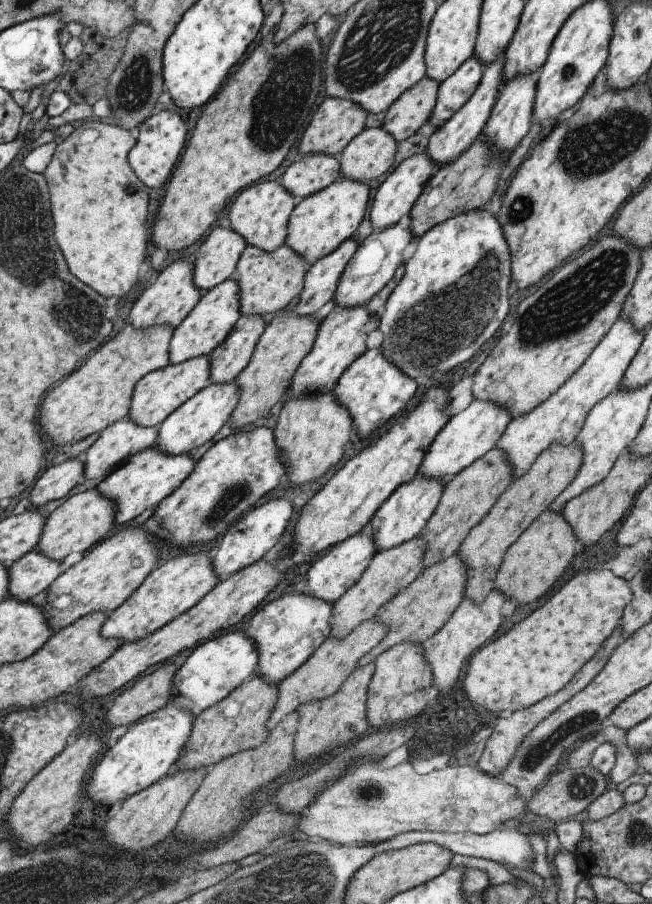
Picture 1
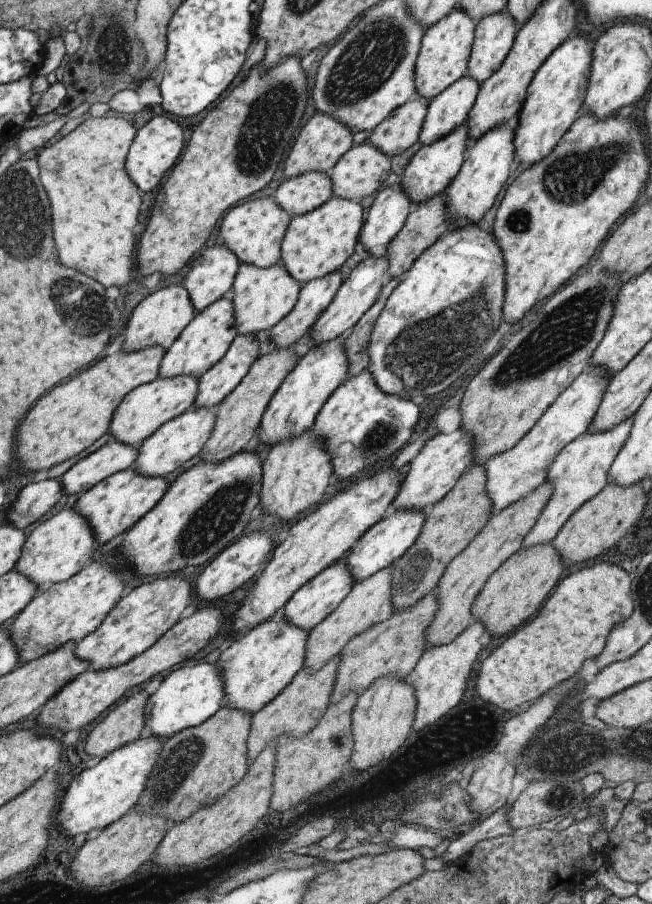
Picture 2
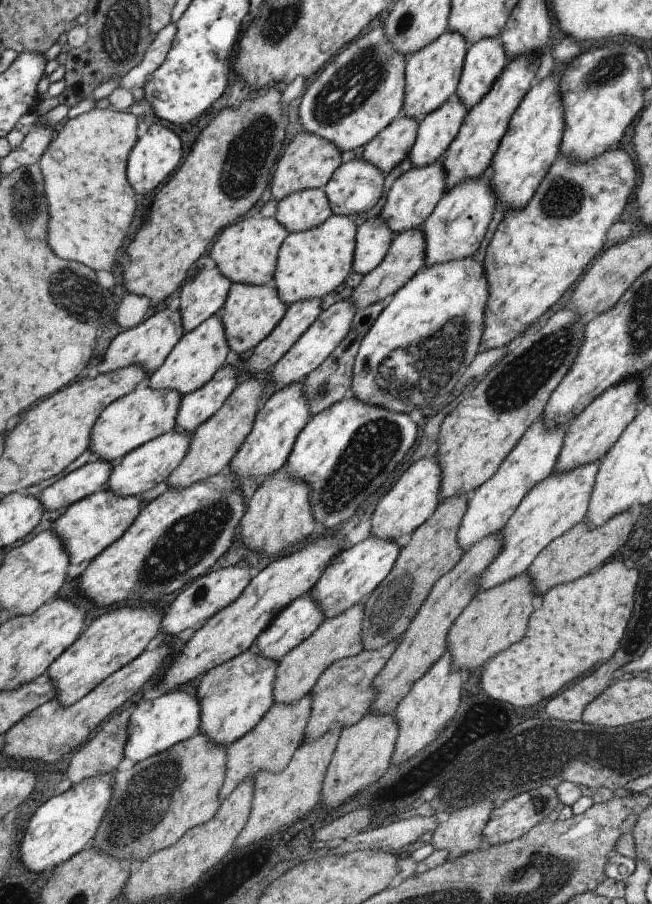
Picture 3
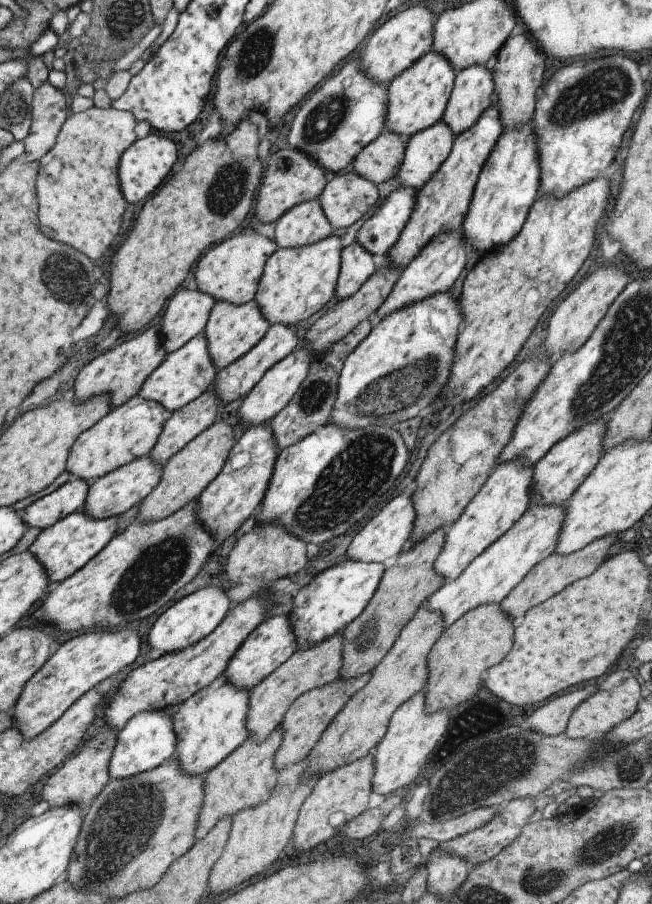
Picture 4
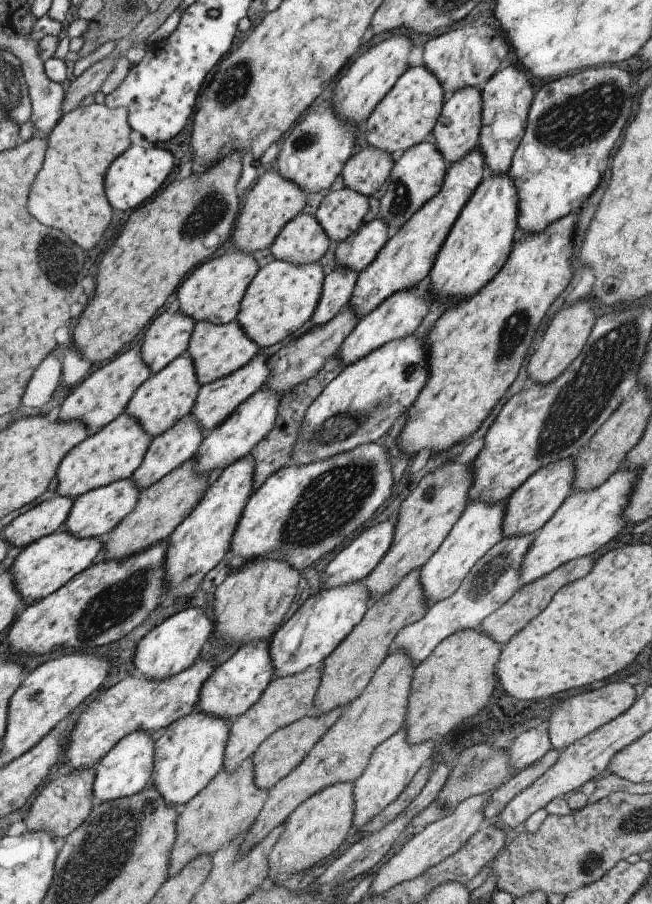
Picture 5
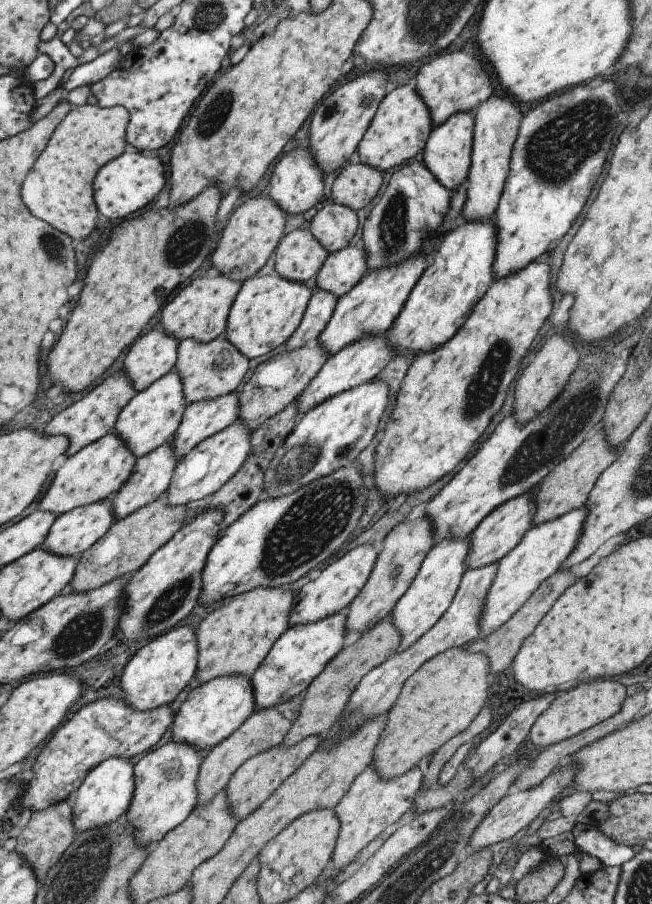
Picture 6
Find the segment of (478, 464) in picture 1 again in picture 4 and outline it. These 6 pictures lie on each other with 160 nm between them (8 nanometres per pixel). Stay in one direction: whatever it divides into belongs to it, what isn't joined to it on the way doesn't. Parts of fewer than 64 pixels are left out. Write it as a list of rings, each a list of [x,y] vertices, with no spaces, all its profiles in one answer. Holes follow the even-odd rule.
[[[443,528],[437,529],[415,546],[400,552],[387,564],[367,606],[341,630],[341,666],[337,678],[348,681],[371,672],[387,654],[400,630],[411,620],[416,610],[444,584],[443,578],[432,571],[432,562],[444,541],[444,532]]]

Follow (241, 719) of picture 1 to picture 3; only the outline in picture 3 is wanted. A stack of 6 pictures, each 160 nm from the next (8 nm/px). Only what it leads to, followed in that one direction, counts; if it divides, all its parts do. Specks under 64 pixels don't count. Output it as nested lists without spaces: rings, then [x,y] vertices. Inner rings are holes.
[[[197,732],[127,770],[115,770],[104,817],[84,848],[119,861],[130,861],[133,866],[150,854],[170,847],[187,830],[205,824],[221,804],[217,791],[224,779],[225,753],[226,747],[211,745]]]

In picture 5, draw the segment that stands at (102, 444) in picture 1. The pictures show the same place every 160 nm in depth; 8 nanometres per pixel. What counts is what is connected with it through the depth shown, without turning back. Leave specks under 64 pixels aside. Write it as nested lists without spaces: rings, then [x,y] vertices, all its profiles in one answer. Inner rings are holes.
[[[53,497],[13,518],[1,531],[9,548],[26,547],[62,528],[72,505],[67,497]]]

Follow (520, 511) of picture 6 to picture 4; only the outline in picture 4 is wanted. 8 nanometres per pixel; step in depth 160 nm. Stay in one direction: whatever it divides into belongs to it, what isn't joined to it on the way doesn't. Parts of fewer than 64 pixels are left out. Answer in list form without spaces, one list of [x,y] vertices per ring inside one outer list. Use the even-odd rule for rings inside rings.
[[[606,422],[587,423],[580,426],[578,431],[556,442],[535,465],[532,466],[532,477],[528,492],[531,507],[547,505],[563,505],[573,494],[573,491],[585,480],[589,471],[598,463],[601,450],[601,441],[606,429]]]

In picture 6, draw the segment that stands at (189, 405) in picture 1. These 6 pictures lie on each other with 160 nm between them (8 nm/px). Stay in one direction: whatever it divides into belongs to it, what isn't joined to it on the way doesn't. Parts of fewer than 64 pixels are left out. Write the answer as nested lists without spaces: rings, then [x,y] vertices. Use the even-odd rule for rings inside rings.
[[[113,495],[88,505],[72,508],[54,518],[46,537],[42,540],[41,548],[47,553],[58,557],[73,557],[80,559],[85,549],[88,549],[95,541],[98,541],[107,529],[115,522],[110,507]]]

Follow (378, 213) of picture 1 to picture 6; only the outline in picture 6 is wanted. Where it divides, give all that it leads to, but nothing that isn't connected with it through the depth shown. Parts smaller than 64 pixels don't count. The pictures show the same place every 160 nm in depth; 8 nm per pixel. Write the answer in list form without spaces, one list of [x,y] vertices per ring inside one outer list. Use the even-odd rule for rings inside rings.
[[[315,290],[306,304],[304,313],[293,334],[286,340],[285,350],[300,349],[309,341],[315,341],[325,328],[333,312],[336,298],[324,291]]]

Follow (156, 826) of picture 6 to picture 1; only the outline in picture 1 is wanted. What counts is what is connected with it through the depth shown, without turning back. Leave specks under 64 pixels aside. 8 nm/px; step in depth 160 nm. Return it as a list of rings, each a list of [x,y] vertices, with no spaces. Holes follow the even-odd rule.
[[[282,594],[277,599],[265,604],[257,610],[244,628],[243,634],[253,640],[257,650],[257,666],[255,675],[267,684],[275,686],[296,670],[311,654],[321,646],[321,642],[331,632],[331,602],[323,602],[309,594]]]

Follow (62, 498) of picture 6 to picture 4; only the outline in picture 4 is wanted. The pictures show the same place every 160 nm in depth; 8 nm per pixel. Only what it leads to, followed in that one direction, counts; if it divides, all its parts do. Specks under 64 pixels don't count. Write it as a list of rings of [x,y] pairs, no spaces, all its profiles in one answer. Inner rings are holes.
[[[133,395],[76,438],[69,449],[64,470],[90,484],[121,465],[148,455],[170,414],[155,401],[147,401],[139,395]]]

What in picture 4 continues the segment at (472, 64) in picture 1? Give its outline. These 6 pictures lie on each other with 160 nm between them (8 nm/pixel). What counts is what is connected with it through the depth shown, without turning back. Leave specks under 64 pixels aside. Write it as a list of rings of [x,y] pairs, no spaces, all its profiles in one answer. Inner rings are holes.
[[[439,120],[405,139],[403,158],[396,174],[400,186],[418,191],[443,164],[454,138]]]

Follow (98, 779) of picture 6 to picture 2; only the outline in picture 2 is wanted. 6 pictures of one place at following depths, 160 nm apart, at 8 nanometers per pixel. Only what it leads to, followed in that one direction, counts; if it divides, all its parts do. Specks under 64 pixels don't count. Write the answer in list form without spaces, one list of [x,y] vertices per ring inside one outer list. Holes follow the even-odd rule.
[[[195,659],[156,682],[144,704],[144,732],[158,739],[166,739],[183,729],[191,729],[205,722],[223,704],[222,680],[214,665],[197,664]]]

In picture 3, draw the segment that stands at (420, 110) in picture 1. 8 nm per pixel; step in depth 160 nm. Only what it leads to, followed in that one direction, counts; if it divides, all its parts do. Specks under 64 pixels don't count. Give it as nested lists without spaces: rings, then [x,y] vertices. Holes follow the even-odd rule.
[[[397,116],[363,147],[362,159],[385,176],[408,156],[415,140],[416,128],[415,120]]]

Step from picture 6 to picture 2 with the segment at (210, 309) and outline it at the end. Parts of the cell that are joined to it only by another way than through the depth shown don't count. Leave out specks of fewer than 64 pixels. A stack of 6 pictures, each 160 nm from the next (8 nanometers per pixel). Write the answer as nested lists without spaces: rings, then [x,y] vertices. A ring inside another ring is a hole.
[[[268,198],[243,201],[241,206],[229,209],[221,220],[217,241],[222,242],[240,264],[266,269],[281,262],[280,244],[290,217]]]

